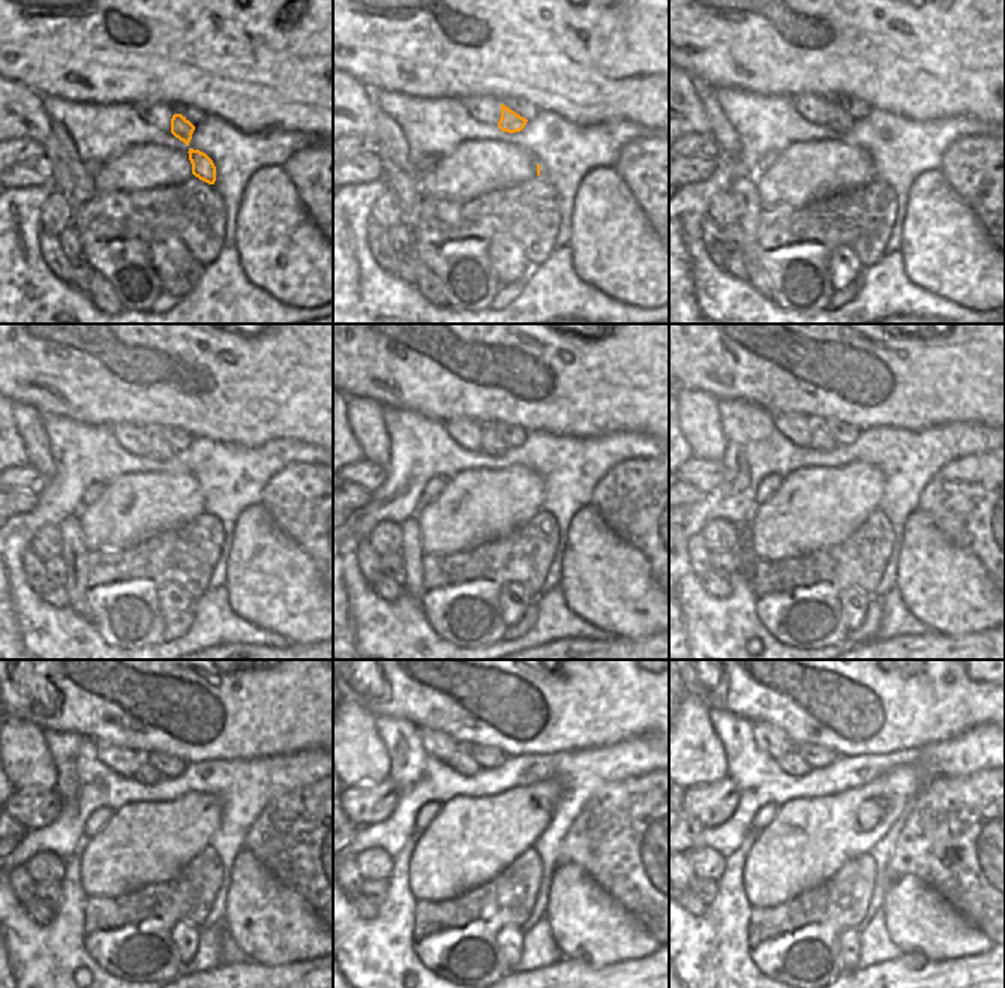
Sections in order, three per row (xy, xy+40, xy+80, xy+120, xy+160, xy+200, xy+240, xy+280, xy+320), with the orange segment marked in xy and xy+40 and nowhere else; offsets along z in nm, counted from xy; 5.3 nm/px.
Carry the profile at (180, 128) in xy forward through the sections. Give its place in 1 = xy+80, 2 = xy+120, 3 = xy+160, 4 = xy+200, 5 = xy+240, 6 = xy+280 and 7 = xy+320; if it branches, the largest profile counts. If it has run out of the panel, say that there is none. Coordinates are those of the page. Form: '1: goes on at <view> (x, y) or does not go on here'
1: goes on at xy+80 (839, 120)
2: goes on at xy+120 (159, 449)
3: goes on at xy+160 (491, 444)
4: goes on at xy+200 (821, 440)
5: goes on at xy+240 (144, 772)
6: goes on at xy+280 (461, 762)
7: goes on at xy+320 (791, 762)

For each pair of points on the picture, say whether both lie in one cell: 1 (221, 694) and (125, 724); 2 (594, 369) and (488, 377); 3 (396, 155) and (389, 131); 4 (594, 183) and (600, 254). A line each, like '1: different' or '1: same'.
1: same
2: same
3: same
4: same

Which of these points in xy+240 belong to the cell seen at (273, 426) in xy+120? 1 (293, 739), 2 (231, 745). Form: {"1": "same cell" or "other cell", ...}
{"1": "same cell", "2": "same cell"}

